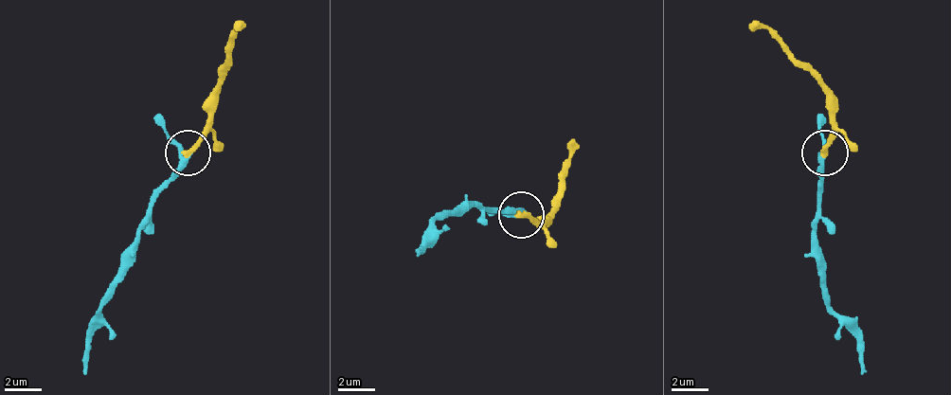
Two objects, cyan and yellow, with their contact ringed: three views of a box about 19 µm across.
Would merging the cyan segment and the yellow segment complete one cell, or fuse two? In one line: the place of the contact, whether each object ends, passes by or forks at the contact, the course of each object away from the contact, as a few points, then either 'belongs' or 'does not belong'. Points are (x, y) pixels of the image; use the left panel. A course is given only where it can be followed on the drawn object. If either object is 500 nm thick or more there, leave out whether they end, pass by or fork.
(188, 152) | cyan passes by | yellow ends | cyan via (188, 152), (138, 234), (119, 280), (87, 340), (82, 372) | yellow via (188, 152), (203, 133), (212, 87), (240, 23) | belongs

